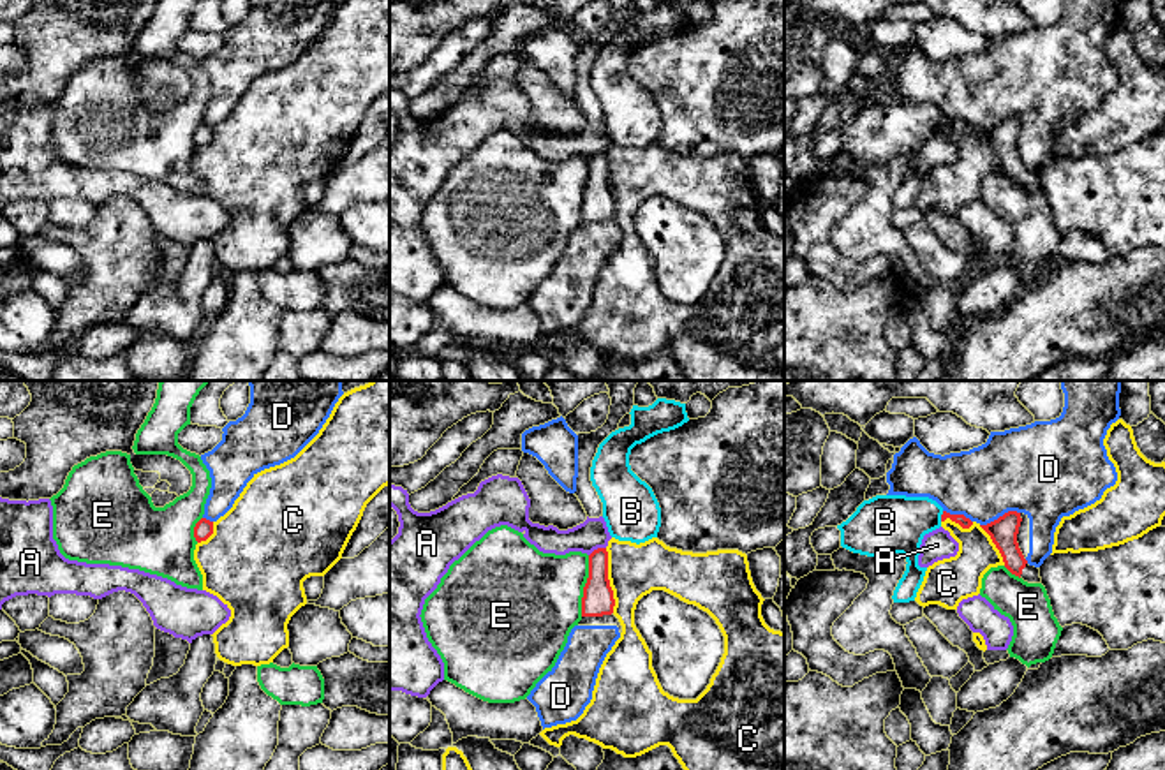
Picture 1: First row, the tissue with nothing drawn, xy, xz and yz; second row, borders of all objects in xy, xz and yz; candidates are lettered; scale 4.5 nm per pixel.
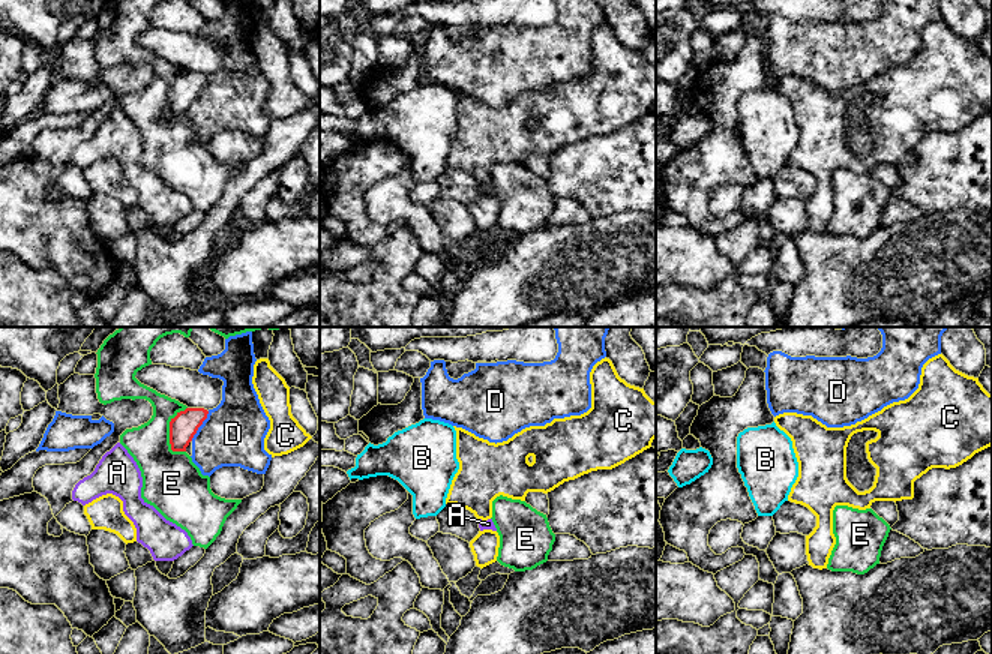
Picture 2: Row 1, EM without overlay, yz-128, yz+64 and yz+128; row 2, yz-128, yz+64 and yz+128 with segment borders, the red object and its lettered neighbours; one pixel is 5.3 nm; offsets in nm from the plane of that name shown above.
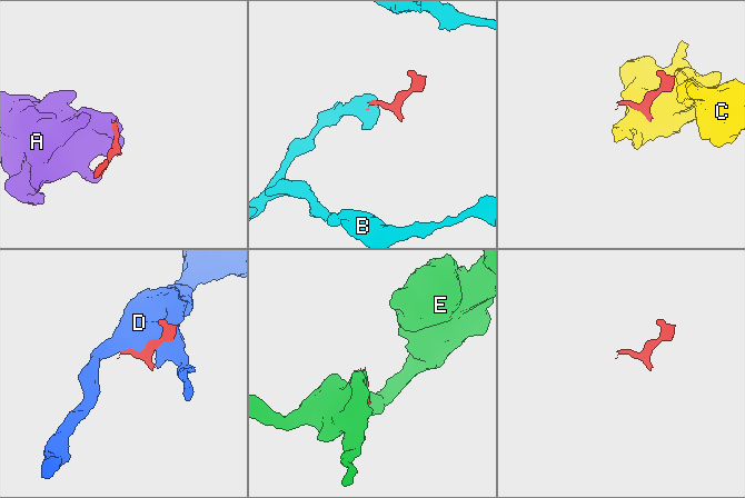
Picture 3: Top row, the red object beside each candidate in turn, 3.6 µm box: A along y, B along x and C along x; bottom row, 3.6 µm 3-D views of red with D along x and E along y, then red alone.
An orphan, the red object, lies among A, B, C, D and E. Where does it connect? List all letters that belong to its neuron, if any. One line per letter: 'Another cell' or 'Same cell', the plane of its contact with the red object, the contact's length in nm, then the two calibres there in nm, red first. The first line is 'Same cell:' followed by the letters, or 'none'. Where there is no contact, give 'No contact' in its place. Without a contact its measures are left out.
Same cell: none
A: Another cell. Touches red in xz. Shared border 90 nm. Thickness 140 nm (red) against 140 nm
B: Another cell. Touches red in yz. Shared border 50 nm. Thickness 50 nm (red) against 280 nm
C: Another cell. Touches red in xz. Shared border 300 nm. Thickness 140 nm (red) against 240 nm
D: Another cell. Touches red in yz. Shared border 200 nm. Thickness 130 nm (red) against 400 nm
E: Another cell. Touches red in xz. Shared border 280 nm. Thickness 140 nm (red) against 440 nm

